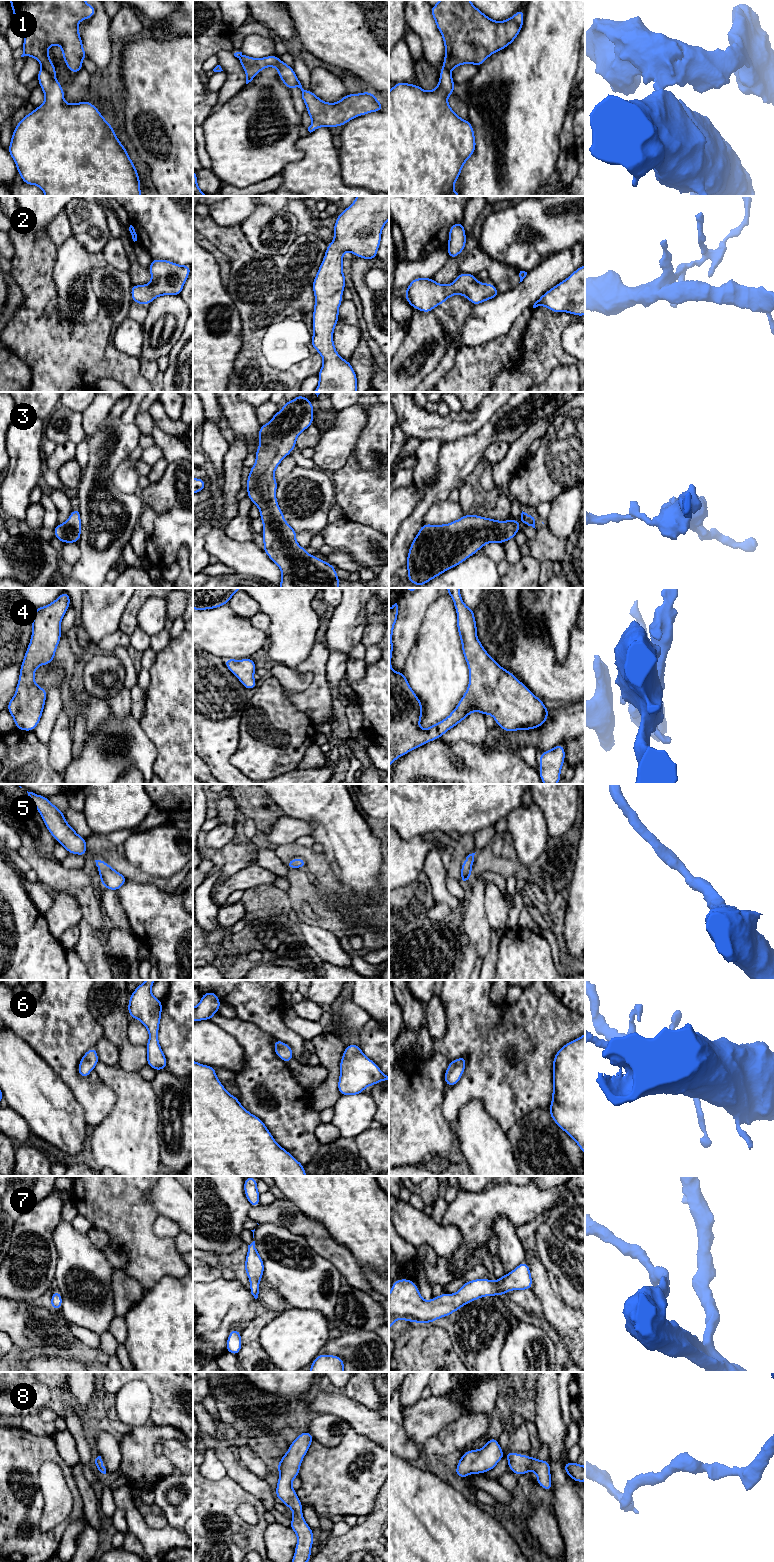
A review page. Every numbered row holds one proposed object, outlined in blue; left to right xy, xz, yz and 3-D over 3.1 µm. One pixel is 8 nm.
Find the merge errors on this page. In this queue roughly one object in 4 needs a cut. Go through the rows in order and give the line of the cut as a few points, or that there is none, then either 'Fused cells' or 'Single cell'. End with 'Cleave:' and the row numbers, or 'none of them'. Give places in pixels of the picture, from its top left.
1: Split along xy (42, 66), (54, 78). Fused cells
2: No split. Single cell
3: No split. Single cell
4: No split. Single cell
5: No split. Single cell
6: No split. Single cell
7: No split. Single cell
8: No split. Single cell
Cleave: 1

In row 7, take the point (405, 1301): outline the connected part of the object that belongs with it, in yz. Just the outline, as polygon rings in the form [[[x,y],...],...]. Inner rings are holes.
[[[525,1261],[495,1282],[487,1278],[474,1279],[465,1282],[455,1294],[443,1292],[428,1302],[422,1298],[415,1282],[401,1278],[392,1282],[389,1294],[389,1329],[397,1319],[433,1323],[478,1298],[506,1295],[511,1290],[529,1290],[532,1285],[530,1268]]]

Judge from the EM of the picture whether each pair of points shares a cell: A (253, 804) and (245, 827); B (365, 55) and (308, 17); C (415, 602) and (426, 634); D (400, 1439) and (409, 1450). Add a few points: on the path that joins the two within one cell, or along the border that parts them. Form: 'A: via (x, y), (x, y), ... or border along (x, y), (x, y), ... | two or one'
A: border along (247, 817), (254, 823), (257, 830) | two
B: via (351, 41), (327, 17), (322, 17) | one
C: border along (433, 601), (426, 611), (417, 640), (413, 644) | two
D: via (401, 1442), (406, 1447) | one

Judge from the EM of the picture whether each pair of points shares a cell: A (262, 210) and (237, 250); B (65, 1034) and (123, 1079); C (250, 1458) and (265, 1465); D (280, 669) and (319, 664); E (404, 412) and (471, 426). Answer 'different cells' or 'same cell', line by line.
A: different cells
B: different cells
C: same cell
D: different cells
E: same cell

